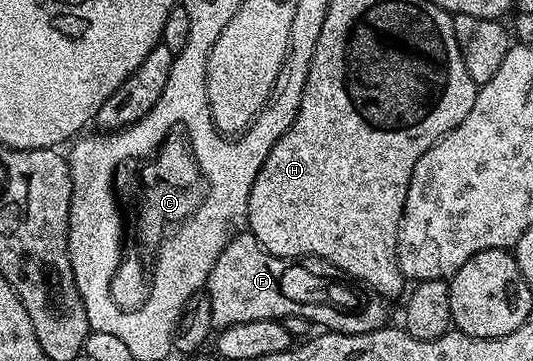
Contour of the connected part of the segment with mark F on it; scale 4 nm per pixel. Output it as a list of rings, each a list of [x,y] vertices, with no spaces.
[[[235,235],[220,257],[216,257],[216,265],[212,265],[212,273],[206,278],[204,290],[212,301],[215,328],[240,325],[244,321],[282,321],[289,315],[299,315],[310,318],[315,325],[327,331],[355,335],[372,333],[391,322],[387,296],[379,291],[359,289],[349,282],[337,283],[302,266],[306,265],[268,253],[254,235]]]

